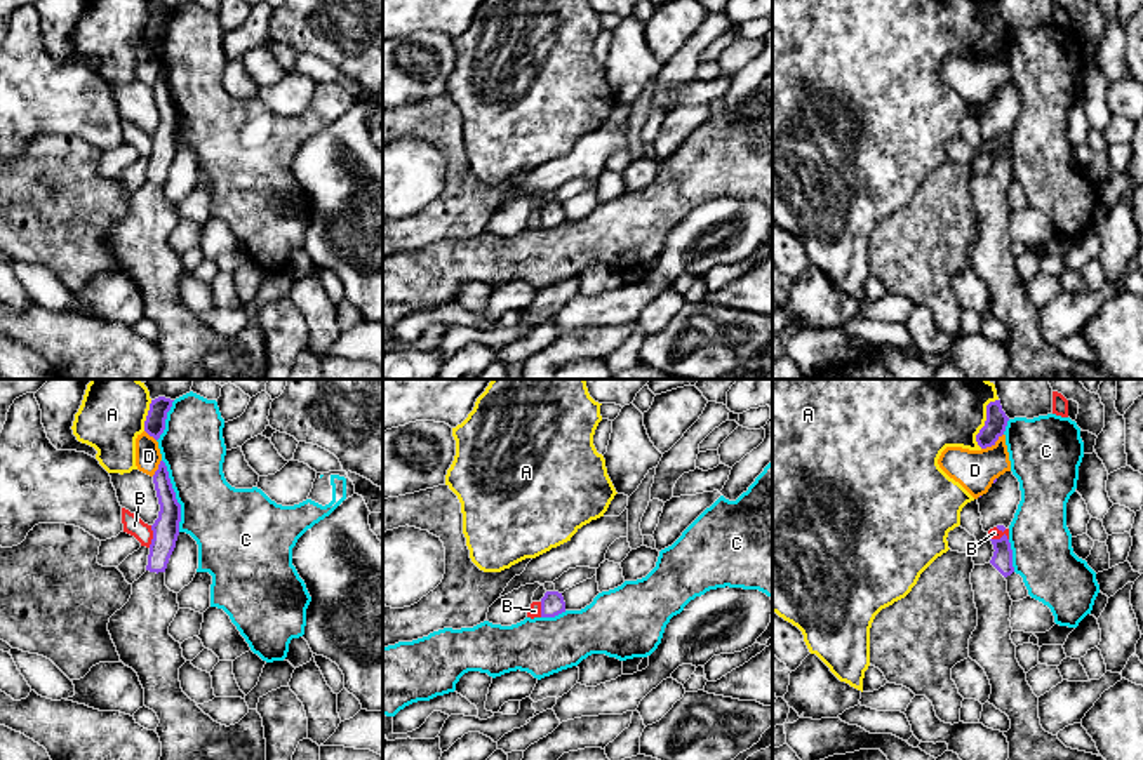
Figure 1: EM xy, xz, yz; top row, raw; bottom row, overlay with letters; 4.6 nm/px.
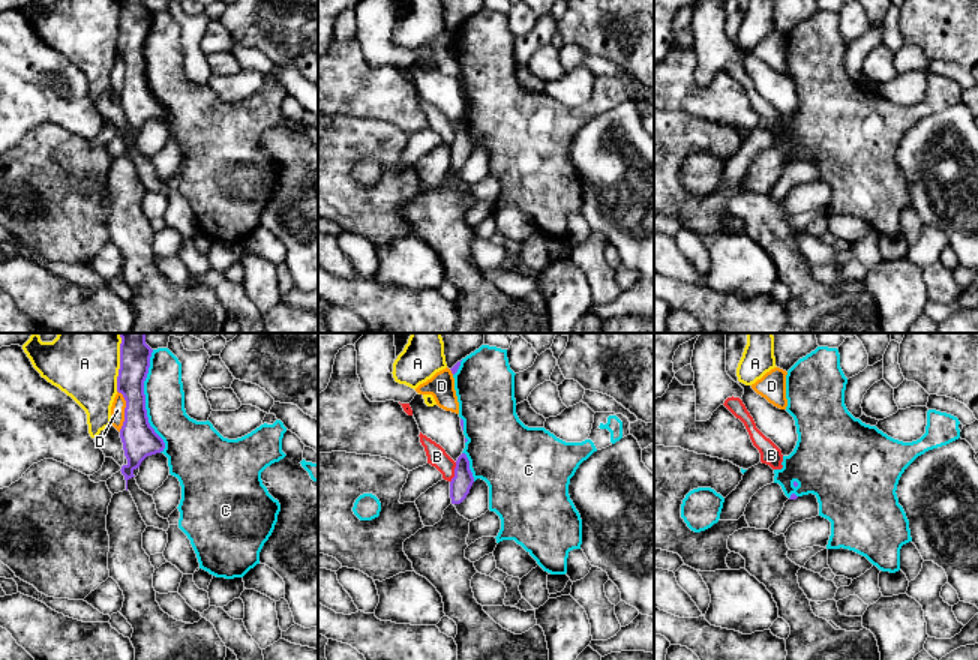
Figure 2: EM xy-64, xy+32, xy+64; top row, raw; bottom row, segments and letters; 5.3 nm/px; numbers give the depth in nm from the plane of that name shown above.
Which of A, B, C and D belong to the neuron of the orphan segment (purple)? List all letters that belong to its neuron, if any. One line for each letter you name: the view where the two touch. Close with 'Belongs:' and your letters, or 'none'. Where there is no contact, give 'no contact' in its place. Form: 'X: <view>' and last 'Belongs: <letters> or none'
Belongs: none

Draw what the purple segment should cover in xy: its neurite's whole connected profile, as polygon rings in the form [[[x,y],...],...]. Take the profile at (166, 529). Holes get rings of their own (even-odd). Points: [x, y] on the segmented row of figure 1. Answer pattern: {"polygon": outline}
{"polygon": [[[164,461],[153,475],[153,483],[160,511],[151,525],[153,539],[146,572],[132,583],[129,602],[110,617],[108,631],[120,661],[139,677],[144,689],[144,706],[153,710],[160,720],[155,730],[162,743],[160,760],[266,760],[264,727],[257,710],[249,710],[238,723],[226,727],[205,715],[181,689],[179,668],[186,659],[181,643],[169,635],[179,603],[177,593],[165,586],[165,569],[179,536],[181,504]]]}

